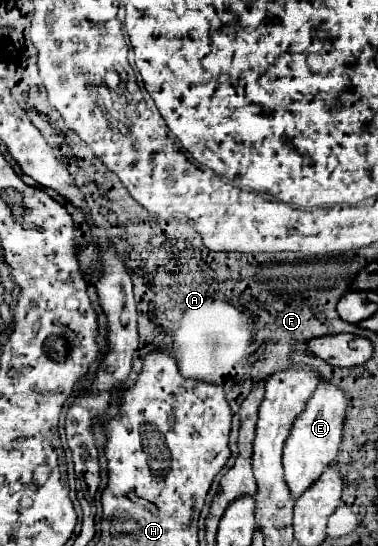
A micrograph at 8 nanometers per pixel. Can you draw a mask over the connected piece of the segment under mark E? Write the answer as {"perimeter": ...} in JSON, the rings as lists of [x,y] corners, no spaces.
{"perimeter":[[[318,383],[314,395],[306,403],[304,413],[296,419],[290,437],[284,447],[284,481],[290,489],[290,495],[296,499],[306,491],[312,483],[320,479],[324,469],[334,461],[338,455],[338,445],[342,439],[342,425],[344,425],[344,413],[346,413],[348,399],[344,397],[344,391],[334,387],[332,383]]]}

